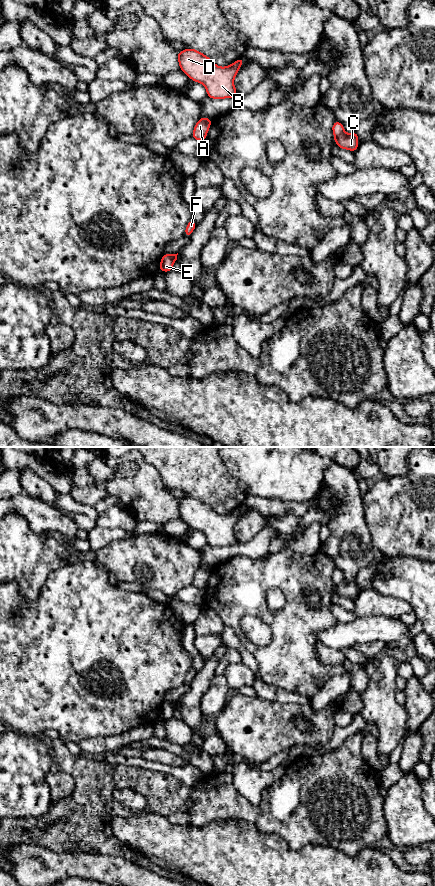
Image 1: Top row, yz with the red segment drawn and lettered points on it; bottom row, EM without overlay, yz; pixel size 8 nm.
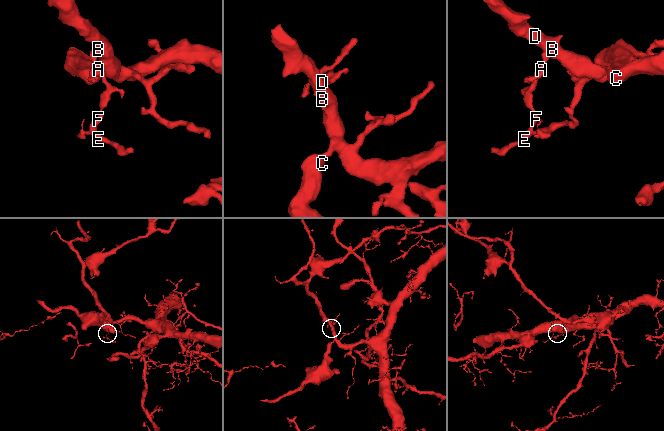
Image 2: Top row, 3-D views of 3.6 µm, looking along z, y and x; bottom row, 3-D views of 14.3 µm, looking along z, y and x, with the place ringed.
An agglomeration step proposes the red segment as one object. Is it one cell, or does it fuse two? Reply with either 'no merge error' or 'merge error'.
merge error

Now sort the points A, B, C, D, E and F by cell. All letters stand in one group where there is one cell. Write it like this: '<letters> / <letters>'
A B D E F / C

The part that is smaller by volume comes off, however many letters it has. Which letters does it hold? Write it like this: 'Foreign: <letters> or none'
Foreign: C

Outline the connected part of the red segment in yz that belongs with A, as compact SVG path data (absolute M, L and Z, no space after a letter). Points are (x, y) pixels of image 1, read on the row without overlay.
M202 565L200 566L194 574L192 586L204 590L211 574L212 567Z

